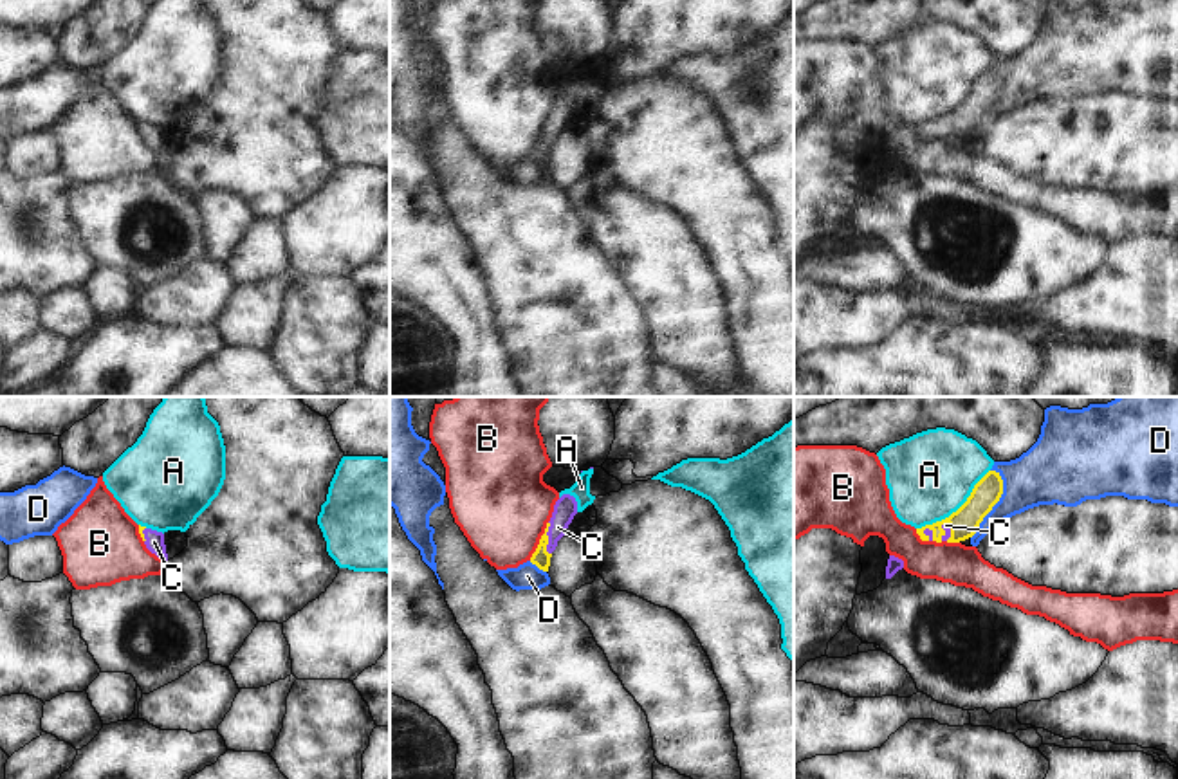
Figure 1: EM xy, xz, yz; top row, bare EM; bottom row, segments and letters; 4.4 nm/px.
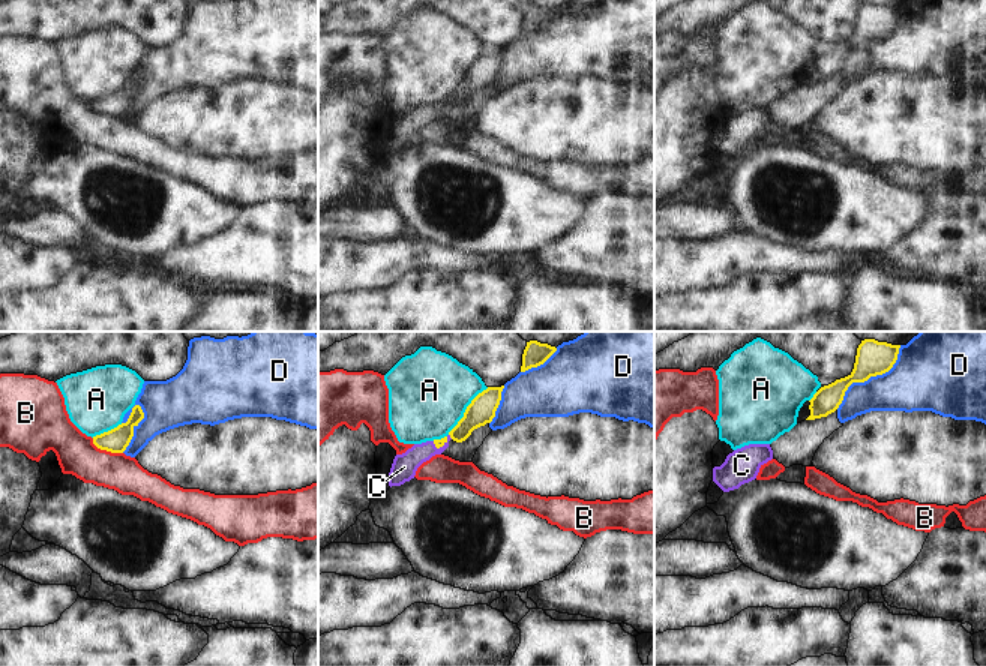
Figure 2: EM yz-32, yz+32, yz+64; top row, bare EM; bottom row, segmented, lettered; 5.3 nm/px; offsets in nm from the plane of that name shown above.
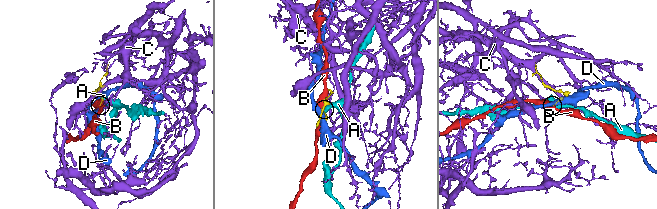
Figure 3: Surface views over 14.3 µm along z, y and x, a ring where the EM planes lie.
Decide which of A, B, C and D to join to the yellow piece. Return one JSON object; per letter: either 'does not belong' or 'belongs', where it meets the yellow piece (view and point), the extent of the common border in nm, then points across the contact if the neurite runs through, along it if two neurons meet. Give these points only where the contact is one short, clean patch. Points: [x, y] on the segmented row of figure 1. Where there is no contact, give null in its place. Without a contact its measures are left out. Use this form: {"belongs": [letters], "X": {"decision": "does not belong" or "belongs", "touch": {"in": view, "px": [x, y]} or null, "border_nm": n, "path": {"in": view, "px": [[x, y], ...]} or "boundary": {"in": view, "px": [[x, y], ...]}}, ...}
{"belongs": ["C"], "A": {"decision": "does not belong", "touch": {"in": "yz", "px": [958, 509]}, "border_nm": 420, "boundary": {"in": "yz", "px": [[989, 469], [955, 511], [917, 529]]}}, "B": {"decision": "does not belong", "touch": {"in": "xz", "px": [540, 541]}, "border_nm": 190, "boundary": {"in": "xz", "px": [[547, 522], [545, 532], [529, 559]]}}, "C": {"decision": "belongs", "touch": {"in": "xz", "px": [547, 538]}, "border_nm": 150, "path": {"in": "xz", "px": [[540, 558], [547, 538], [556, 529], [565, 509]]}}, "D": {"decision": "does not belong", "touch": {"in": "yz", "px": [996, 502]}, "border_nm": 320}}

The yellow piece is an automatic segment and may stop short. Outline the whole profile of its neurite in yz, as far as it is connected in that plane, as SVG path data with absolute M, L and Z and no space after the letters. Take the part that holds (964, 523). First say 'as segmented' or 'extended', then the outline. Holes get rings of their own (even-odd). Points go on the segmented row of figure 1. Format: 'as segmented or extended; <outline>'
extended; M989 471L972 489L967 501L949 518L916 528L922 541L960 543L972 537L1003 494L1003 480L999 472Z

